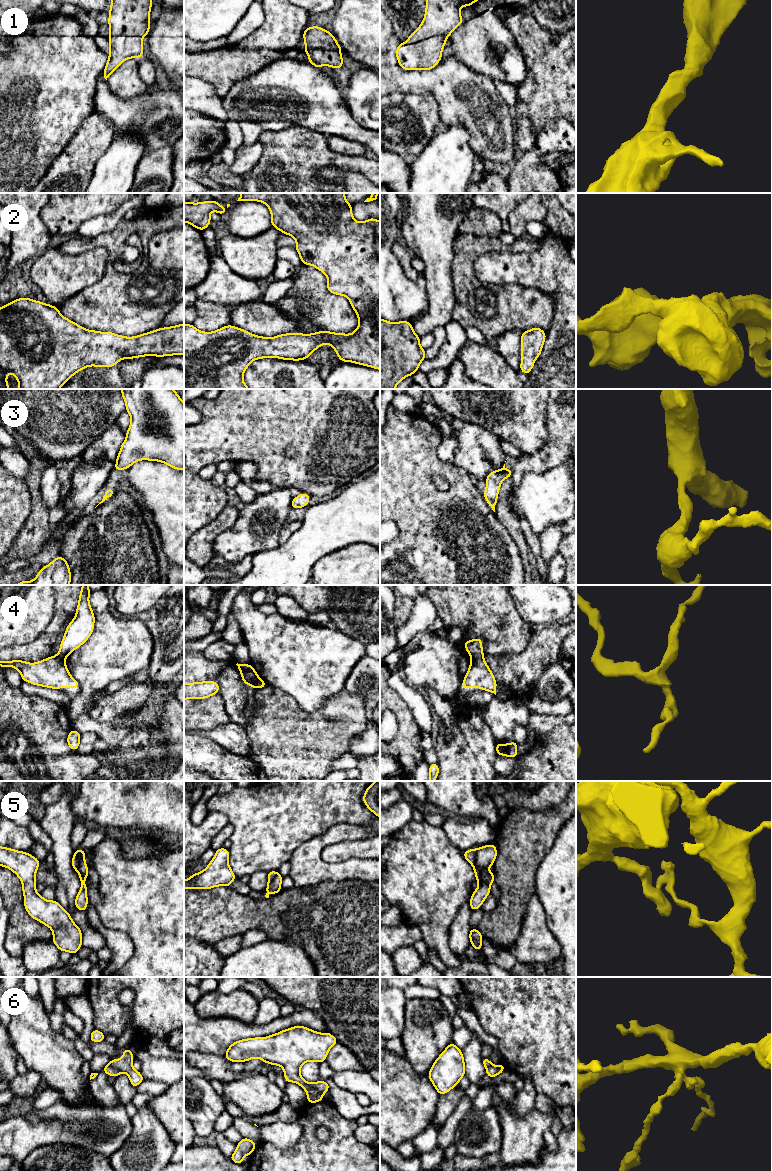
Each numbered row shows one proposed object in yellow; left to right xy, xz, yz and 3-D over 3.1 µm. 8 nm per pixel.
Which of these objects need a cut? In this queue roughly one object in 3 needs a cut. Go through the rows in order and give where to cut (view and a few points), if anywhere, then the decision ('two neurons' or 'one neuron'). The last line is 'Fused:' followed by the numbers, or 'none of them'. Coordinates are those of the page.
1: no cut; one neuron
2: no cut; one neuron
3: no cut; one neuron
4: cut in yz along (471, 656), (483, 658); two neurons
5: cut in xy along (79, 849), (79, 865), (76, 870); two neurons
6: cut in xz along (308, 1083), (322, 1094); two neurons
Fused: 4, 5, 6

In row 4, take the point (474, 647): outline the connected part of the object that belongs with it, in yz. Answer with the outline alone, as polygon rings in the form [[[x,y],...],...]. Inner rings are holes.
[[[475,638],[473,640],[465,641],[464,646],[466,651],[472,658],[484,658],[484,653],[482,649],[482,639]]]

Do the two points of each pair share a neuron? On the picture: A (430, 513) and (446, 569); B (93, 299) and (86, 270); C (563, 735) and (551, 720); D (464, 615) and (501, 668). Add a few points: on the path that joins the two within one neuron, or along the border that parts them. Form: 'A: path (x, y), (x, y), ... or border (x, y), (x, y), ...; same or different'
A: path (431, 527), (432, 535), (440, 543), (442, 555); same
B: border (91, 285), (69, 297); different
C: border (565, 722), (555, 725), (547, 732), (538, 736); different
D: border (515, 652), (484, 656); different

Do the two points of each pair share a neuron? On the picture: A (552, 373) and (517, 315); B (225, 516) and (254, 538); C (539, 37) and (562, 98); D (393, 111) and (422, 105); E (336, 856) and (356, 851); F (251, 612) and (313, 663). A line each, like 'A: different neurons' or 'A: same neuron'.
A: different neurons
B: different neurons
C: same neuron
D: same neuron
E: same neuron
F: same neuron

